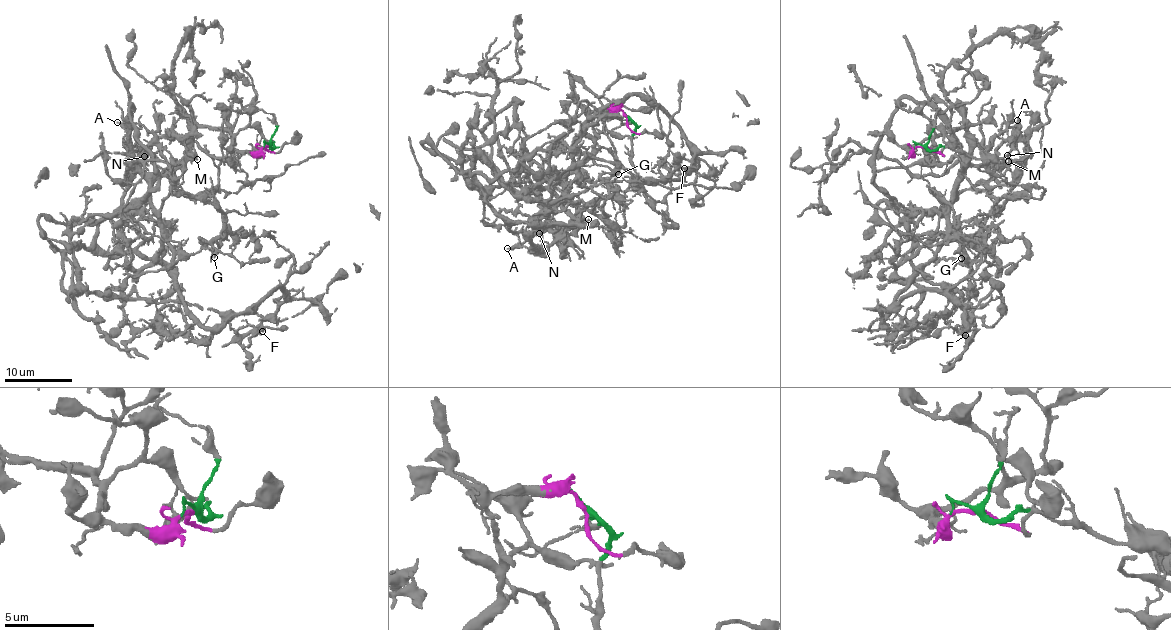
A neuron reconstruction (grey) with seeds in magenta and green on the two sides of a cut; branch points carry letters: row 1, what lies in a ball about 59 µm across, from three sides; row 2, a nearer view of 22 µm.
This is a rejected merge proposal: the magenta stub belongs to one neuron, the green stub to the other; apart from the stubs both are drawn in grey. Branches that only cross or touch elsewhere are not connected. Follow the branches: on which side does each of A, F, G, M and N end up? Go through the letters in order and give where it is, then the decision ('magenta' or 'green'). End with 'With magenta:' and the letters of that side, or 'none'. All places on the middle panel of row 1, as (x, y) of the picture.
A: at (507, 248); magenta
F: at (684, 168); magenta
G: at (618, 174); magenta
M: at (588, 219); green
N: at (539, 233); green
With magenta: A, F, G

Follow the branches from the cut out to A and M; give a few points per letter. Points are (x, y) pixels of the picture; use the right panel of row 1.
A: (924, 147), (908, 150), (963, 127), (968, 159), (983, 165), (1002, 124), (1015, 127), (1018, 119)
M: (924, 147), (950, 147), (977, 158), (993, 155), (999, 163), (991, 160), (1005, 142), (1011, 145), (1009, 161)

